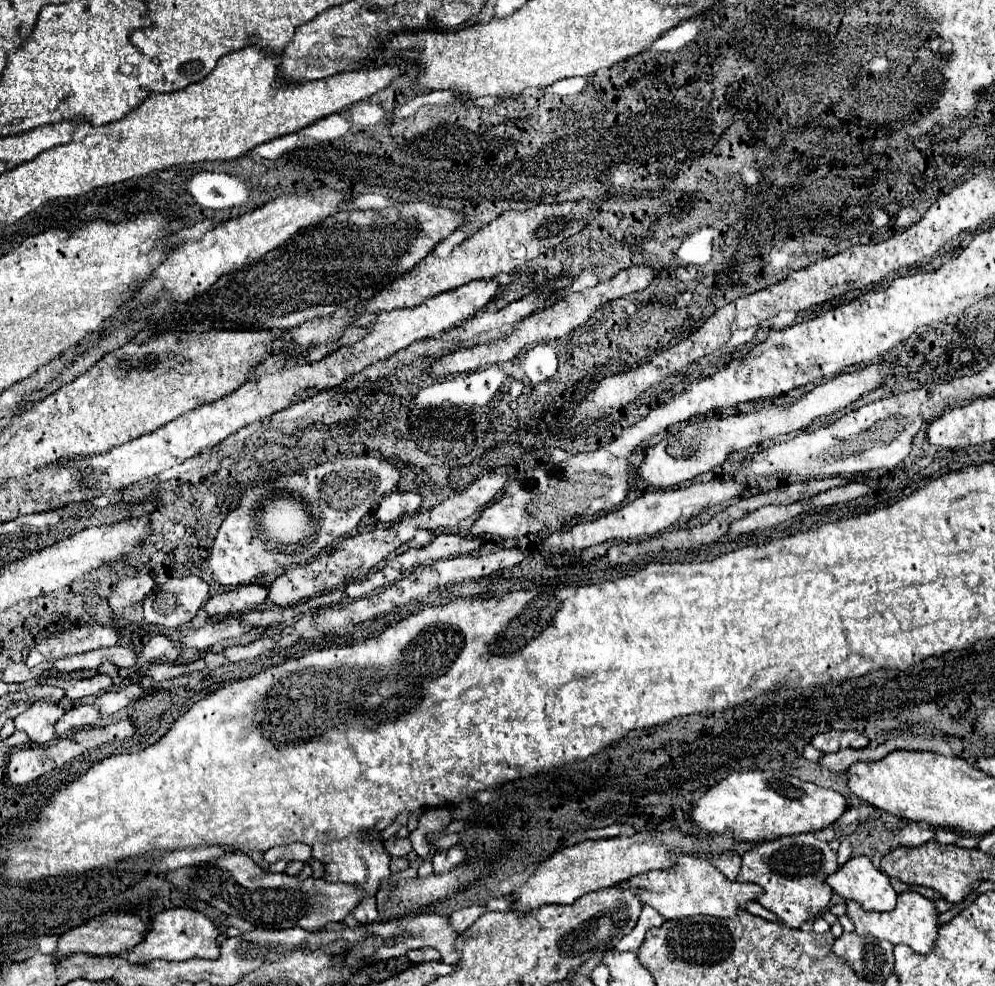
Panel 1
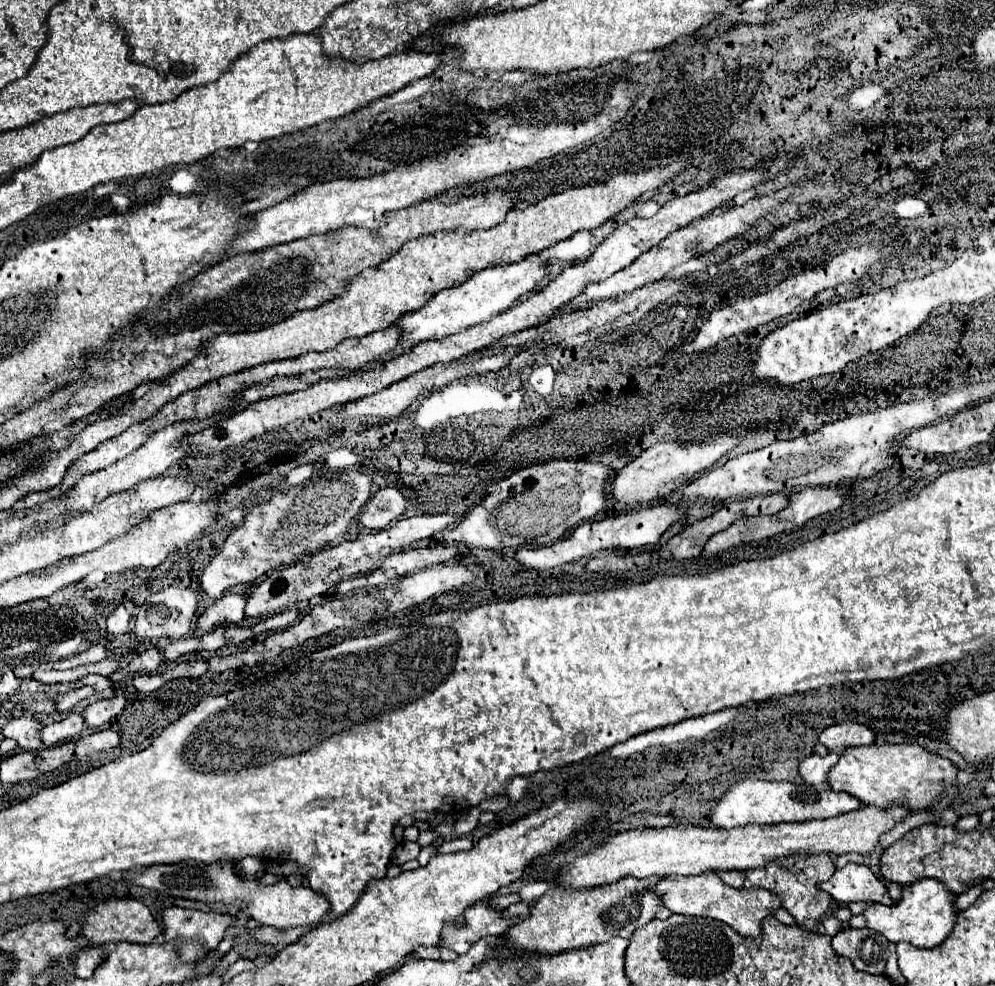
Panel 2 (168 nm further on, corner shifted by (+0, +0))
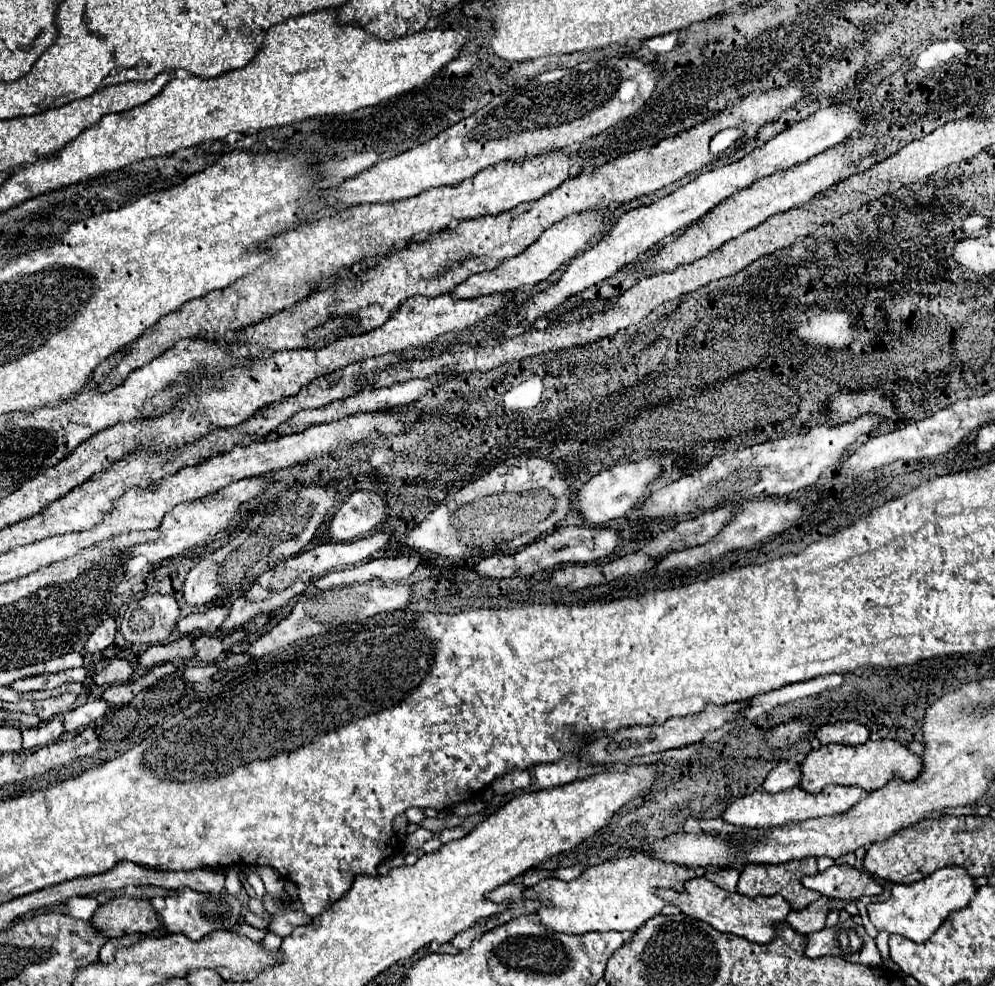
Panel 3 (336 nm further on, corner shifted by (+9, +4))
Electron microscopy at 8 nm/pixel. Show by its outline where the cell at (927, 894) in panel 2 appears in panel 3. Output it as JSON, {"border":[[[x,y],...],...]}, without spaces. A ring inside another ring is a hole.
{"border":[[[946,867],[908,885],[896,883],[892,887],[890,899],[868,905],[868,915],[878,931],[898,933],[902,937],[912,939],[914,943],[924,943],[926,939],[932,937],[932,933],[942,925],[942,921],[952,911],[968,905],[974,891],[976,891],[974,879],[970,879],[970,875],[962,867]]]}

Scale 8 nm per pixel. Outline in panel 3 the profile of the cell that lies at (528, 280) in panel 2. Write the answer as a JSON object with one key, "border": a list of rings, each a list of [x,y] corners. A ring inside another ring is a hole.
{"border":[[[598,209],[598,211],[584,211],[584,215],[572,215],[570,219],[562,219],[560,223],[550,227],[544,235],[540,235],[540,239],[532,243],[526,251],[504,259],[504,263],[500,263],[492,271],[482,271],[482,273],[468,277],[464,283],[456,285],[450,291],[450,295],[454,299],[474,299],[474,297],[492,295],[492,293],[518,291],[524,285],[536,285],[548,279],[562,263],[570,261],[576,253],[584,251],[598,231],[604,231],[604,217],[608,217],[608,211]]]}

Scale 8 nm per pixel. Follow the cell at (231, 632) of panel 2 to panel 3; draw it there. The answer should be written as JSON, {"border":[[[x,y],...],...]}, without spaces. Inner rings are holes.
{"border":[[[200,635],[196,637],[196,651],[198,651],[198,659],[204,663],[212,663],[224,649],[228,649],[230,645],[230,635],[224,637],[208,637],[208,635]]]}

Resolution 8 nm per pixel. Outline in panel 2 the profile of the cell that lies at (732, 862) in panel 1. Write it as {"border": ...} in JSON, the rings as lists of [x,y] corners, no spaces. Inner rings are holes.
{"border":[[[719,871],[717,875],[719,875],[719,879],[721,879],[725,885],[729,885],[729,887],[735,887],[735,889],[743,887],[745,871]]]}

